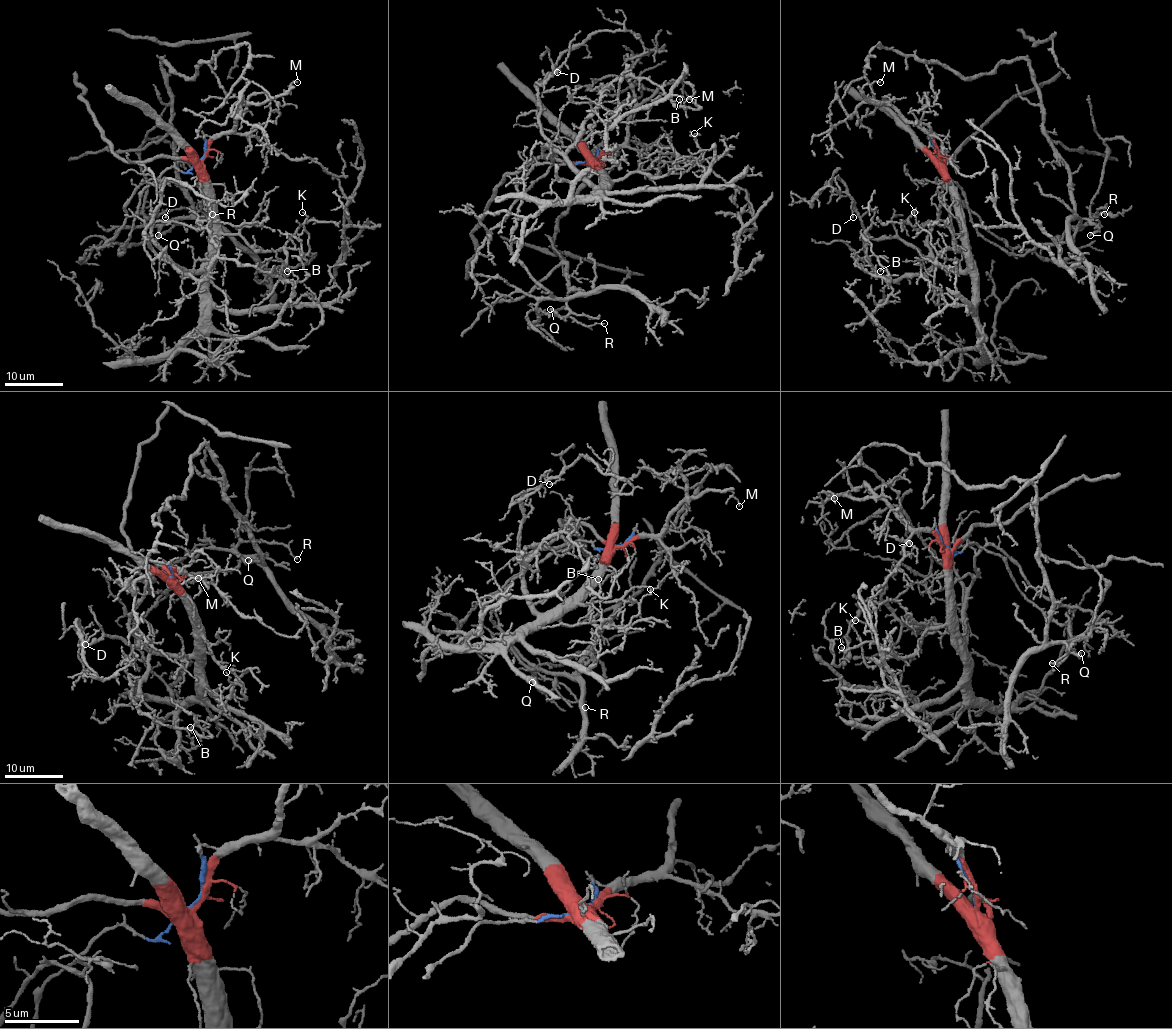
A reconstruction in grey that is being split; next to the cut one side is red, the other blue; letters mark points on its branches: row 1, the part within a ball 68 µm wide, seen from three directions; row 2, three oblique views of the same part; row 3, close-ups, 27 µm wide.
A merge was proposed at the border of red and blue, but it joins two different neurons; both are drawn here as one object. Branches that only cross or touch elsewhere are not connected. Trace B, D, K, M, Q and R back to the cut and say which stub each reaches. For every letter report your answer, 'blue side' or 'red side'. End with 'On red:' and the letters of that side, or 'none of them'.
B: red side
D: red side
K: red side
M: red side
Q: blue side
R: blue side
On red: B, D, K, M

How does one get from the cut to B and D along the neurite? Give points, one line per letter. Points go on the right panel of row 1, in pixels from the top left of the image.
B: (940, 159), (967, 266), (931, 266), (891, 279), (866, 257), (857, 260), (888, 281), (879, 270)
D: (940, 159), (967, 263), (963, 270), (941, 269), (897, 238), (872, 238), (852, 204), (853, 217)

